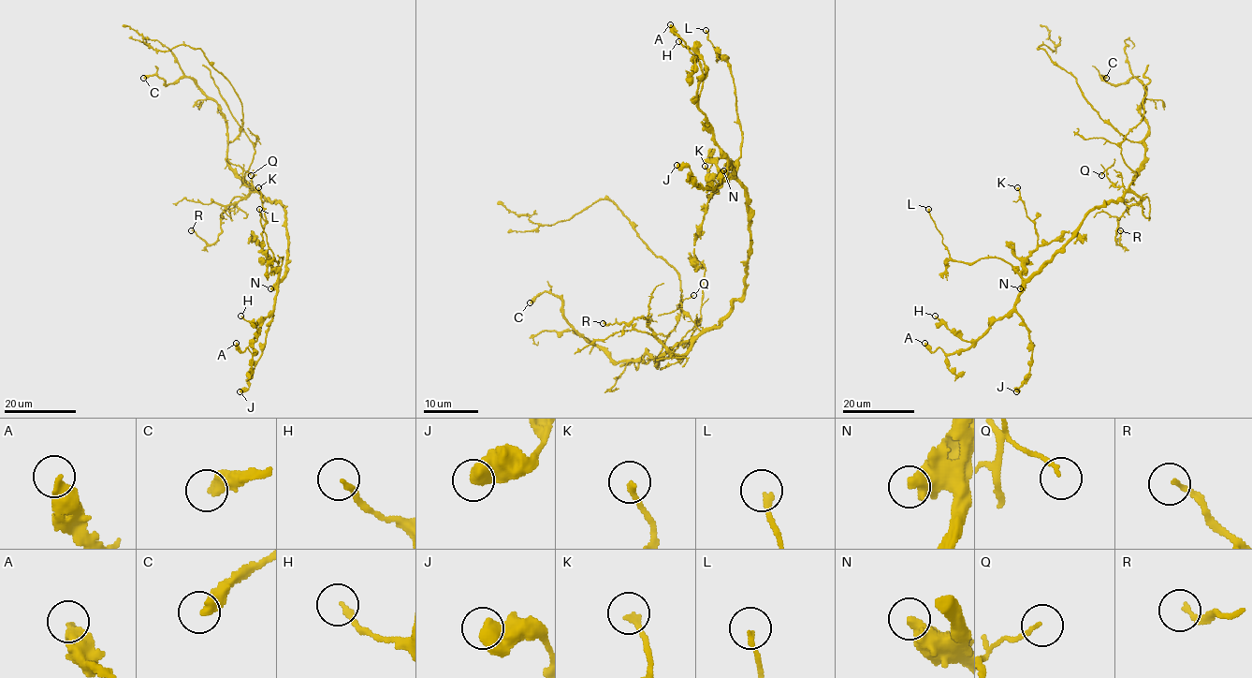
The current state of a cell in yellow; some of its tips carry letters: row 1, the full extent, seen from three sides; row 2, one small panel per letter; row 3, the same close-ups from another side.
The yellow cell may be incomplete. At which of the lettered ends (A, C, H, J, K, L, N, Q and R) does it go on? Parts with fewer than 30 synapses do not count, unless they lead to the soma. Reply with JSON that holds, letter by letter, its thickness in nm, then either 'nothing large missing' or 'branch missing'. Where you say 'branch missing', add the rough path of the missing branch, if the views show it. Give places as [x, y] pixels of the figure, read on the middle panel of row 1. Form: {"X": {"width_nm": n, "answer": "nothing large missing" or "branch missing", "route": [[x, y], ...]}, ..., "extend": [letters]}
{"A": {"width_nm": 460, "answer": "nothing large missing"}, "C": {"width_nm": 460, "answer": "nothing large missing"}, "H": {"width_nm": 200, "answer": "nothing large missing"}, "J": {"width_nm": 650, "answer": "nothing large missing"}, "K": {"width_nm": 190, "answer": "nothing large missing"}, "L": {"width_nm": 160, "answer": "nothing large missing"}, "N": {"width_nm": 460, "answer": "nothing large missing"}, "Q": {"width_nm": 120, "answer": "nothing large missing"}, "R": {"width_nm": 170, "answer": "nothing large missing"}, "extend": []}

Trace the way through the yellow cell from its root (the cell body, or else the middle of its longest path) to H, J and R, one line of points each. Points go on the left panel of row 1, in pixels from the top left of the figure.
H: (250, 184), (284, 208), (287, 260), (273, 309), (260, 326), (255, 341), (258, 330), (240, 316)
J: (250, 184), (284, 208), (287, 260), (262, 354), (248, 380), (249, 386), (240, 391)
R: (250, 184), (244, 197), (226, 207), (220, 220), (221, 233), (213, 243), (207, 243), (191, 230)

